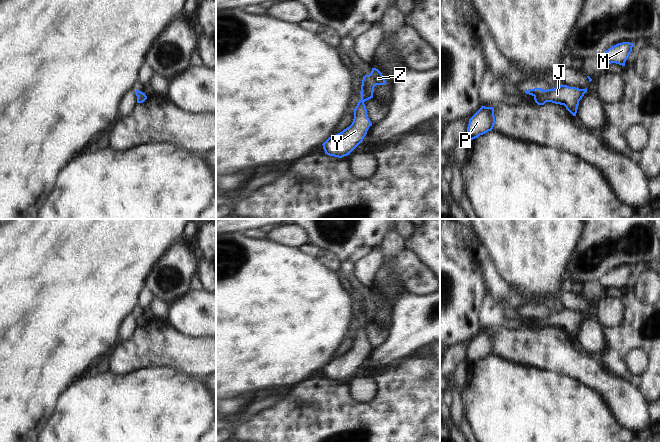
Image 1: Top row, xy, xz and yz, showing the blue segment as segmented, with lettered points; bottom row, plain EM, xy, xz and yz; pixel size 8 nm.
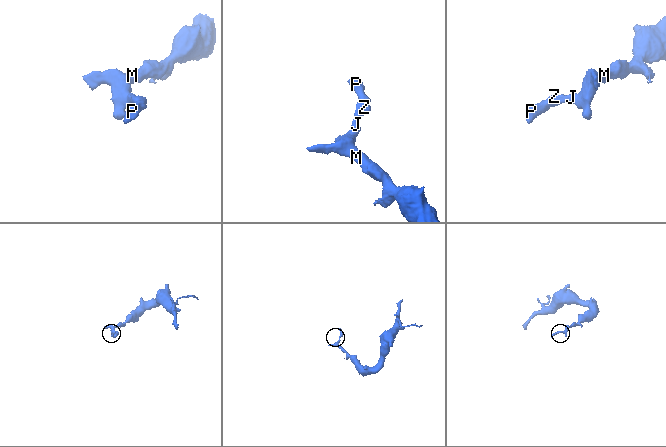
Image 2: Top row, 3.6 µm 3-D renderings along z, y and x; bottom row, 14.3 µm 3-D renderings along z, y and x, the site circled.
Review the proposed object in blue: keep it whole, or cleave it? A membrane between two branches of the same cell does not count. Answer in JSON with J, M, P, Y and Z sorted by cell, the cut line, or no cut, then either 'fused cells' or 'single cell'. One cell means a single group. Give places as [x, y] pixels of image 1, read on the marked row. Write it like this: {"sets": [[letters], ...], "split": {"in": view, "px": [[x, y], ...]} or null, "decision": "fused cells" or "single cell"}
{"sets": [["J", "M", "P", "Y", "Z"]], "split": null, "decision": "single cell"}

